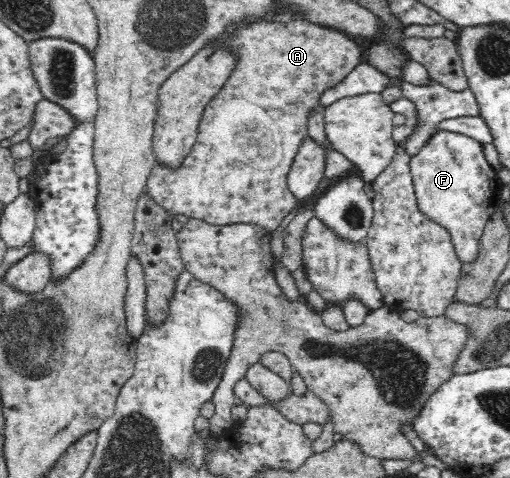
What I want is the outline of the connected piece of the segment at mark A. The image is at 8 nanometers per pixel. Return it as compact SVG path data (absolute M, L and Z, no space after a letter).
M300 17L297 19L285 18L281 20L277 18L274 20L260 19L253 22L239 22L233 30L229 28L227 34L218 34L214 39L206 40L205 47L222 47L222 50L234 54L234 58L238 61L236 61L236 65L234 65L234 69L230 72L230 77L226 80L222 89L214 95L209 104L204 108L199 121L199 132L197 133L195 144L186 156L186 159L184 159L182 167L174 169L174 171L164 170L163 166L157 163L154 169L152 169L150 177L147 179L146 193L172 215L182 213L182 215L187 215L189 218L206 221L206 223L212 225L254 224L274 231L282 223L282 219L290 211L294 211L294 207L298 205L298 199L291 193L287 179L290 167L292 167L294 157L296 157L300 145L308 139L308 121L310 121L310 115L314 111L322 111L324 105L319 101L322 93L325 93L326 89L332 89L332 87L336 87L336 85L342 83L350 75L350 72L354 71L354 68L360 64L360 47L358 47L351 36L330 27L313 24L306 19L300 19Z

